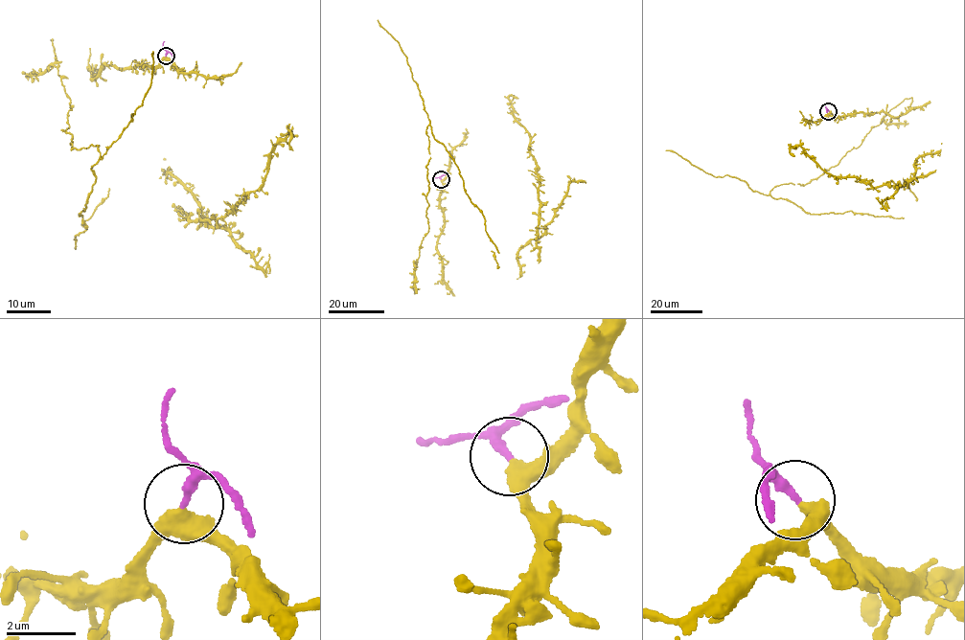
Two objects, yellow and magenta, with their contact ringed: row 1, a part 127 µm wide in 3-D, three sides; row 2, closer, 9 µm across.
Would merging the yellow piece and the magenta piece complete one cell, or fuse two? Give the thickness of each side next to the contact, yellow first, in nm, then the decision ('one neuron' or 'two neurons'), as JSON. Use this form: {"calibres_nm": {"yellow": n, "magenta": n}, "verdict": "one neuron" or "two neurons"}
{"calibres_nm": {"yellow": 360, "magenta": 180}, "verdict": "two neurons"}

